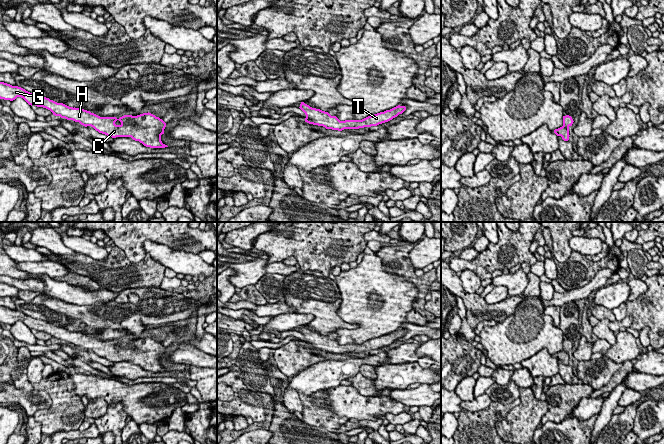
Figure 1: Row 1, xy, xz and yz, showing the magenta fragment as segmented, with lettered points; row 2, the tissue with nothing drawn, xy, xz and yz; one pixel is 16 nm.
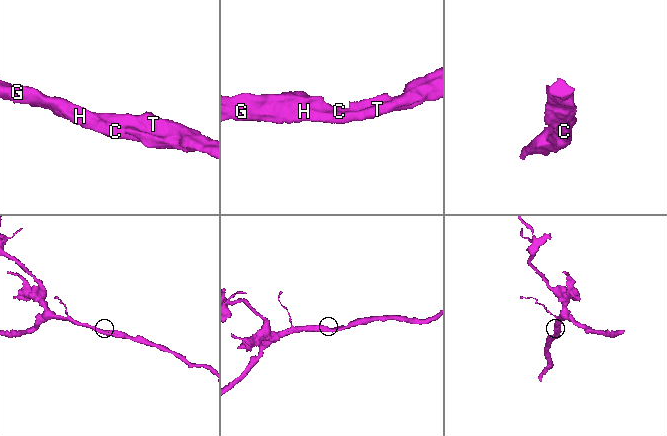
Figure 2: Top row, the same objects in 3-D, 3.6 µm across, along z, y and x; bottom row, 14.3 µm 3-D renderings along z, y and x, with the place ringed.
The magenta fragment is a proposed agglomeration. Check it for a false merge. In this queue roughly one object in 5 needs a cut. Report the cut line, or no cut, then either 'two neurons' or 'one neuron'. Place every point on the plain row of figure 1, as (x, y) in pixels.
no cut; one neuron

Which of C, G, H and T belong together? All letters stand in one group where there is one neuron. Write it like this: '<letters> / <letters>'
C G H T

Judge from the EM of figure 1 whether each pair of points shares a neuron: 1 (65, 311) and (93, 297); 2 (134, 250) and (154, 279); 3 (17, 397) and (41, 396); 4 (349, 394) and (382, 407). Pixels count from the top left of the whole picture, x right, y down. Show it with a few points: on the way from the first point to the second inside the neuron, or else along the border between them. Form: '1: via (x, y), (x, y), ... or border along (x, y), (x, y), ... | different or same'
1: border along (55, 298), (76, 304), (94, 304) | different
2: border along (121, 248), (132, 262), (138, 262), (146, 254) | different
3: via (23, 397), (35, 397) | same
4: via (357, 402), (361, 406), (374, 406) | same

